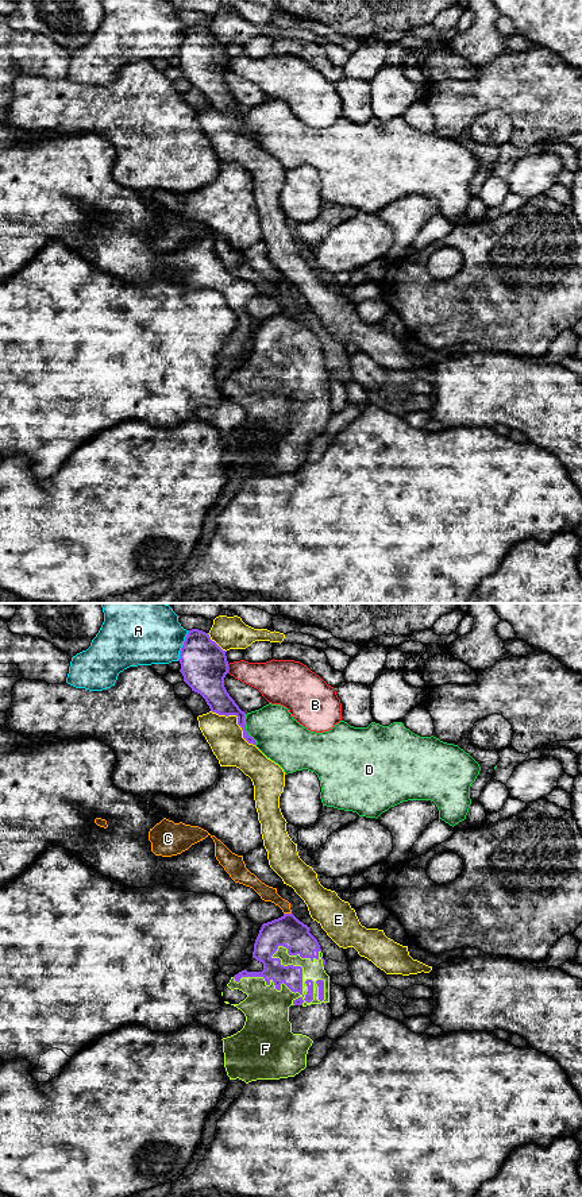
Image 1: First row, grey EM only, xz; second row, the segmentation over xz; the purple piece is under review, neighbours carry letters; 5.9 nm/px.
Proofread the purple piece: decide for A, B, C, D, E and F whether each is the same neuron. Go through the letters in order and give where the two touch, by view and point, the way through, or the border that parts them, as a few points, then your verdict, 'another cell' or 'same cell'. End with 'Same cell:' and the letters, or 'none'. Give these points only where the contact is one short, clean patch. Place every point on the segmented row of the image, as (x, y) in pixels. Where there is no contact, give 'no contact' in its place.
A: contact xz (182, 645); another cell
B: contact xz (227, 668); another cell
C: contact xz (288, 914); border xz (284, 912), (290, 914); another cell
D: contact xz (245, 730); border xz (245, 714), (245, 730), (255, 741), (255, 745); another cell
E: contact xz (238, 719); another cell
F: contact xz (285, 984); same cell
Same cell: F

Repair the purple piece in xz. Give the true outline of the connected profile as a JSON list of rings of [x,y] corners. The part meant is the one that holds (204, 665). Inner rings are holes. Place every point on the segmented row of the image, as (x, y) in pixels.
[[[192,629],[188,630],[178,661],[184,681],[205,699],[211,711],[226,717],[236,715],[243,738],[257,745],[246,731],[246,713],[239,708],[224,687],[224,677],[228,673],[226,650],[212,641],[208,633]]]

